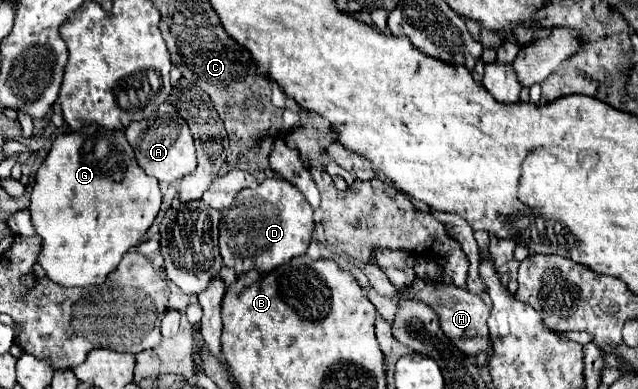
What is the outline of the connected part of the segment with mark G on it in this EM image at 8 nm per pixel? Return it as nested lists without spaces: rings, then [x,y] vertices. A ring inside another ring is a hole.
[[[85,125],[81,127],[81,131],[59,135],[53,141],[49,155],[41,163],[31,189],[29,213],[37,235],[43,239],[37,261],[45,269],[47,277],[57,285],[99,285],[111,271],[117,269],[123,255],[145,237],[159,213],[159,207],[161,191],[157,179],[145,175],[145,171],[137,165],[133,147],[127,143],[123,131],[109,131],[97,129],[95,125]]]

